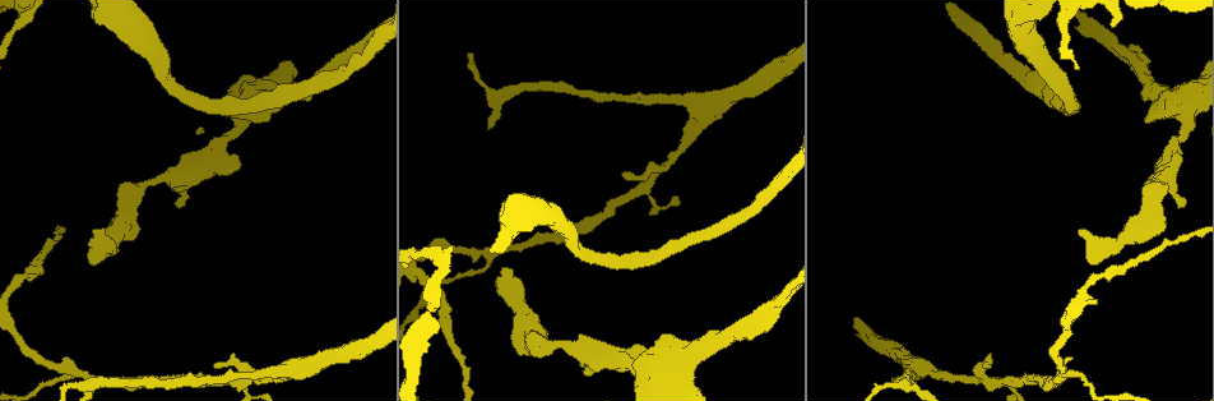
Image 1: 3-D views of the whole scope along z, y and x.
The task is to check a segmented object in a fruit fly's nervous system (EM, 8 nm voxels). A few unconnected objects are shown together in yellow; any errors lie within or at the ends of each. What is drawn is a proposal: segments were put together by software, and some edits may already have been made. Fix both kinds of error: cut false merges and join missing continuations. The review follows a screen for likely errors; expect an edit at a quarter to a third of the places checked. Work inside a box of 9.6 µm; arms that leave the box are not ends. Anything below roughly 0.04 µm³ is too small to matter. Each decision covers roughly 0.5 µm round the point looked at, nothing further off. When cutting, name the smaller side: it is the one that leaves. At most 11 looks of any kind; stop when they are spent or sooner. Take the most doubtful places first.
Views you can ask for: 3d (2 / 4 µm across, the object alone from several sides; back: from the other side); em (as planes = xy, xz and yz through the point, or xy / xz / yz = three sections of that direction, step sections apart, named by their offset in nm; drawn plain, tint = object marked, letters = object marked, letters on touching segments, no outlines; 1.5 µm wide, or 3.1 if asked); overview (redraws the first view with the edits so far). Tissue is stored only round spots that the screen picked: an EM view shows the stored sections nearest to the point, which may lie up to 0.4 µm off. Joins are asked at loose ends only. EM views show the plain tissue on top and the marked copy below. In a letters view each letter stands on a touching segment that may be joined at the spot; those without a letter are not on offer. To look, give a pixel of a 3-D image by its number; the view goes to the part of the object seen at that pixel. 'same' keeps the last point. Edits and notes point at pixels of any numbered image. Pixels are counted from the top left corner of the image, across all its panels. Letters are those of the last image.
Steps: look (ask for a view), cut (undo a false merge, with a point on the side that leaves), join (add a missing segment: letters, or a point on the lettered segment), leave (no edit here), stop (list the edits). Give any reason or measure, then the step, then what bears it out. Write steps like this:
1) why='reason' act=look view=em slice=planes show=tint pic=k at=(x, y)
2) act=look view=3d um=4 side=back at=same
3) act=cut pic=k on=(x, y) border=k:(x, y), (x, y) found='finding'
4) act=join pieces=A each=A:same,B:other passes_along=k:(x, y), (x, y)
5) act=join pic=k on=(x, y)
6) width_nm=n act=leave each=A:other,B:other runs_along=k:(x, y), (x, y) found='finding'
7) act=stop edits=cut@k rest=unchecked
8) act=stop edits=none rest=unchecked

why='free end' act=look view=3d um=2 pic=1 at=(426, 305)

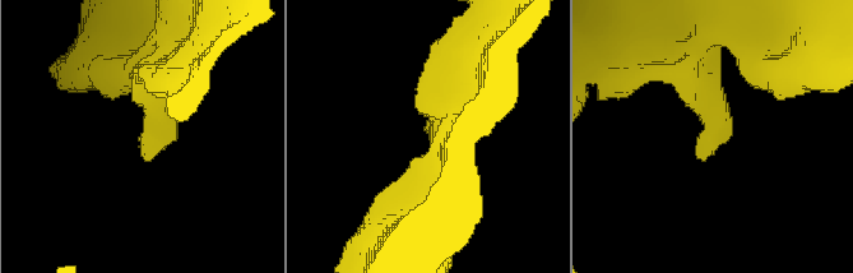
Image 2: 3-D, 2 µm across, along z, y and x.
why='now the EM' act=look view=em slice=planes show=letters pic=2 at=(144, 150)

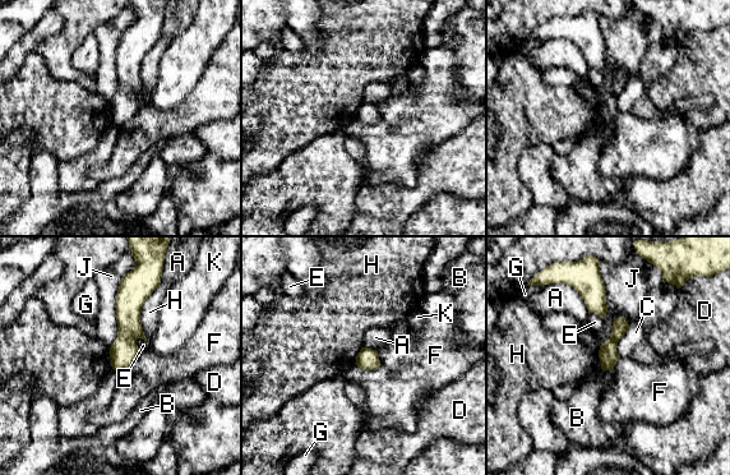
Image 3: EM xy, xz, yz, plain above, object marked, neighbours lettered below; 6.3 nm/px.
act=leave each=A:other,B:other,C:other,D:other,E:other,F:other,G:other,H:other,J:other,K:other runs_along=3:(130, 284), (128, 333), (119, 368) found='no lettered segment goes on from it'

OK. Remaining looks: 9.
why='thick end' act=look view=em slice=xy step=4 show=tint pic=1 at=(1078, 231)

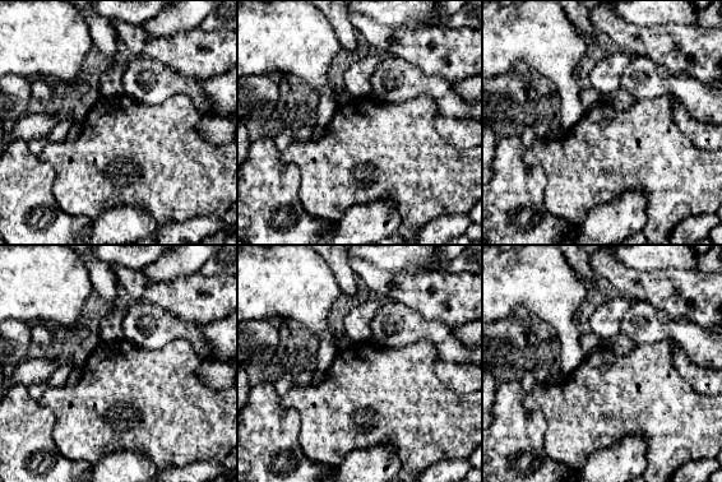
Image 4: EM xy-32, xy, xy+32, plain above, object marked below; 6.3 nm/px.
act=look view=em slice=planes show=letters at=same

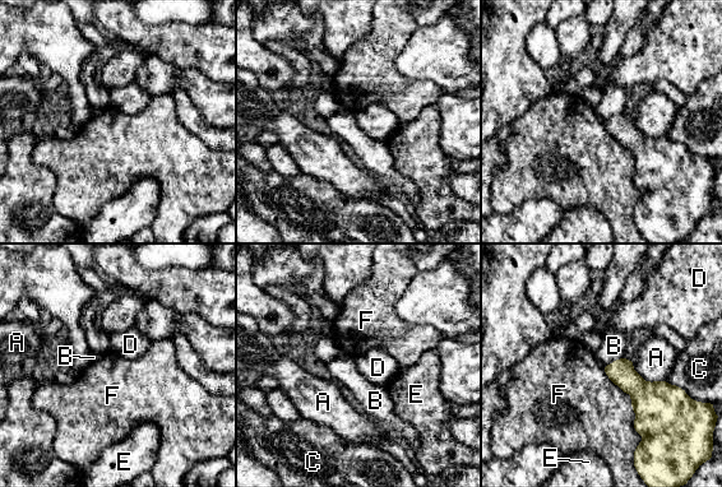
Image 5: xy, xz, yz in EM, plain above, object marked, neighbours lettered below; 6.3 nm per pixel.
longest_contact=F:550nm act=leave each=A:other,B:other,C:other,D:other,E:other,F:other border=5:(604, 369), (629, 395), (637, 448) found='no lettered segment goes on from it'

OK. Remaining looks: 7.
why='branch stops here' act=look view=3d um=2 pic=1 at=(179, 205)

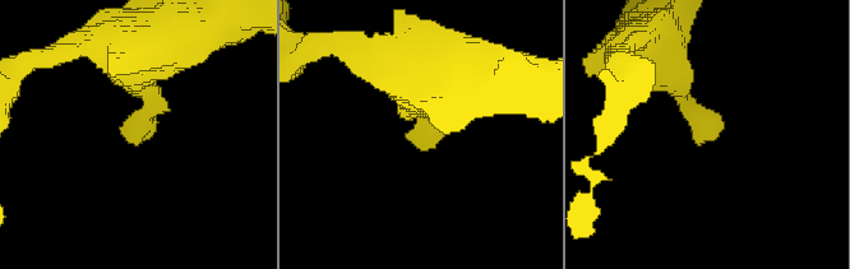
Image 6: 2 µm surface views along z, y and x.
why='shape alone is not enough' act=look view=em slice=planes show=letters pic=6 at=(120, 132)

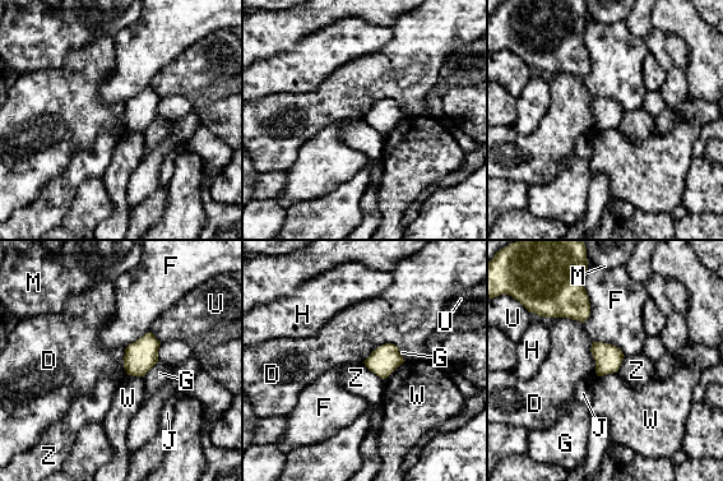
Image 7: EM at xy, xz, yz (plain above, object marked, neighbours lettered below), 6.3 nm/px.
longest_contact=F:280nm act=leave each=D:other,F:other,G:other,H:other,J:other,M:other,U:other,W:other,Z:other found='no lettered segment goes on from it'

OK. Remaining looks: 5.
why='abrupt turn' act=look view=em slice=planes show=letters pic=1 at=(90, 380)

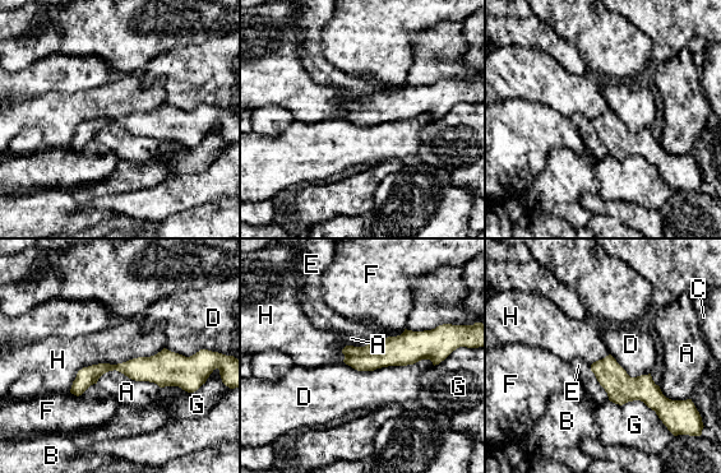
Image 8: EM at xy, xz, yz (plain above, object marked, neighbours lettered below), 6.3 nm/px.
act=leave each=A:other,B:other,C:other,D:other,E:other,F:other,G:other,H:other border=8:(163, 347), (83, 366), (69, 392) found='one neuron here'

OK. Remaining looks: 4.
act=stop edits=none rest=unchecked

